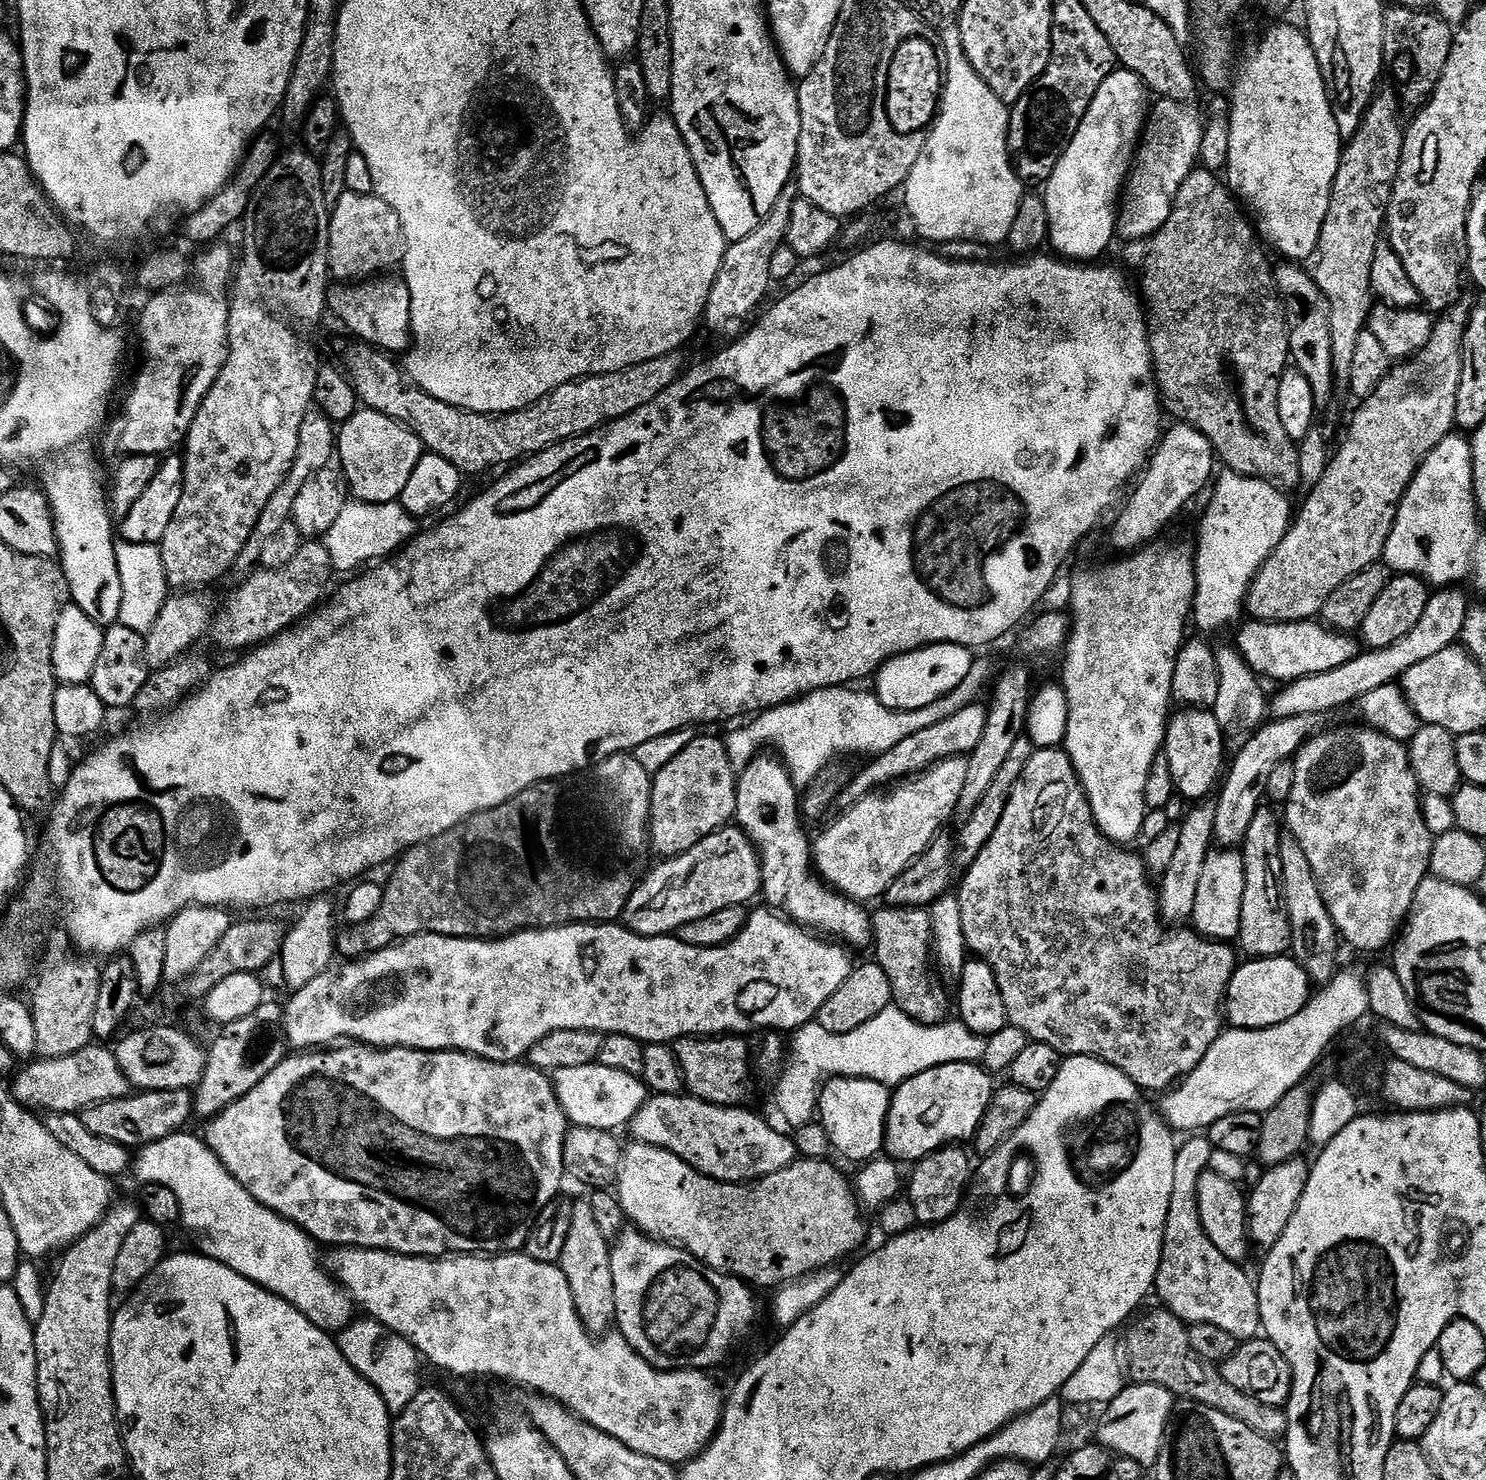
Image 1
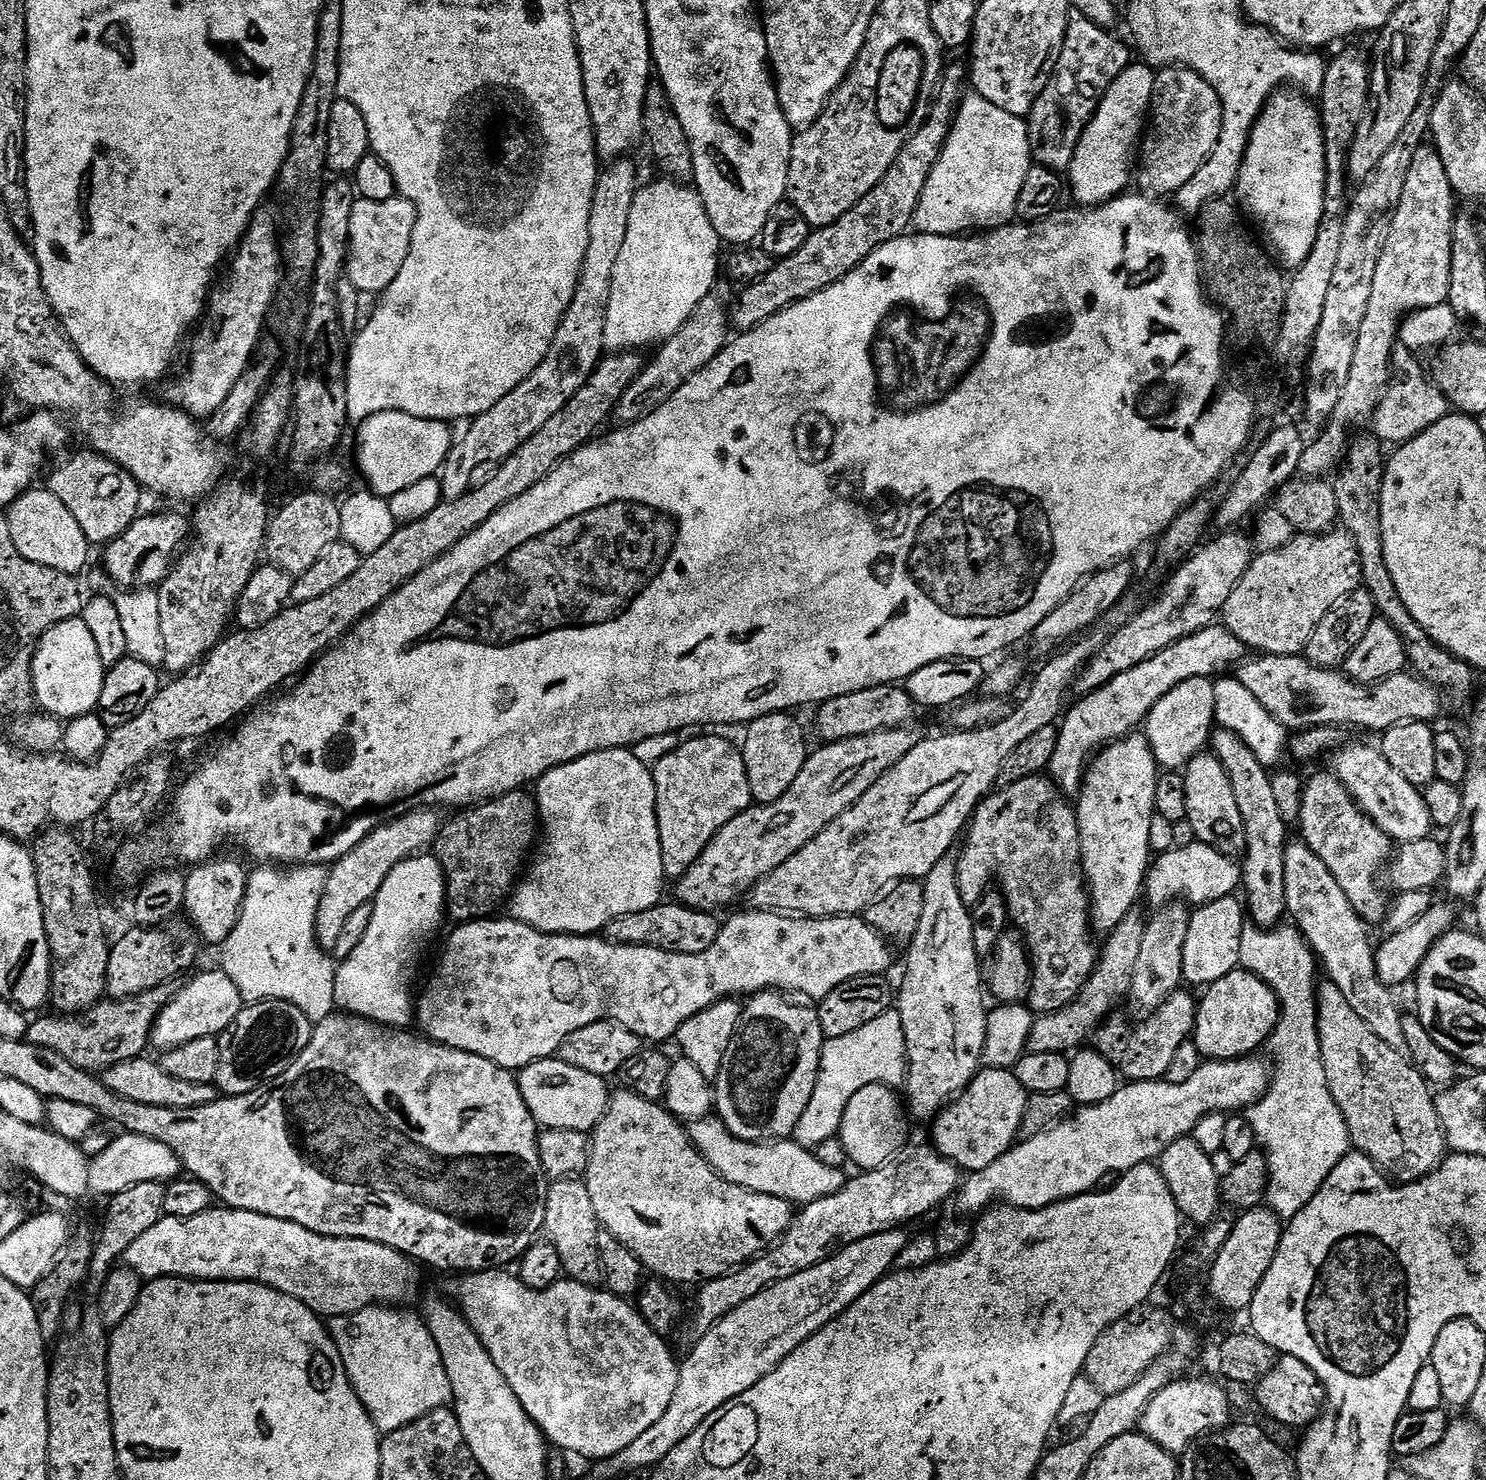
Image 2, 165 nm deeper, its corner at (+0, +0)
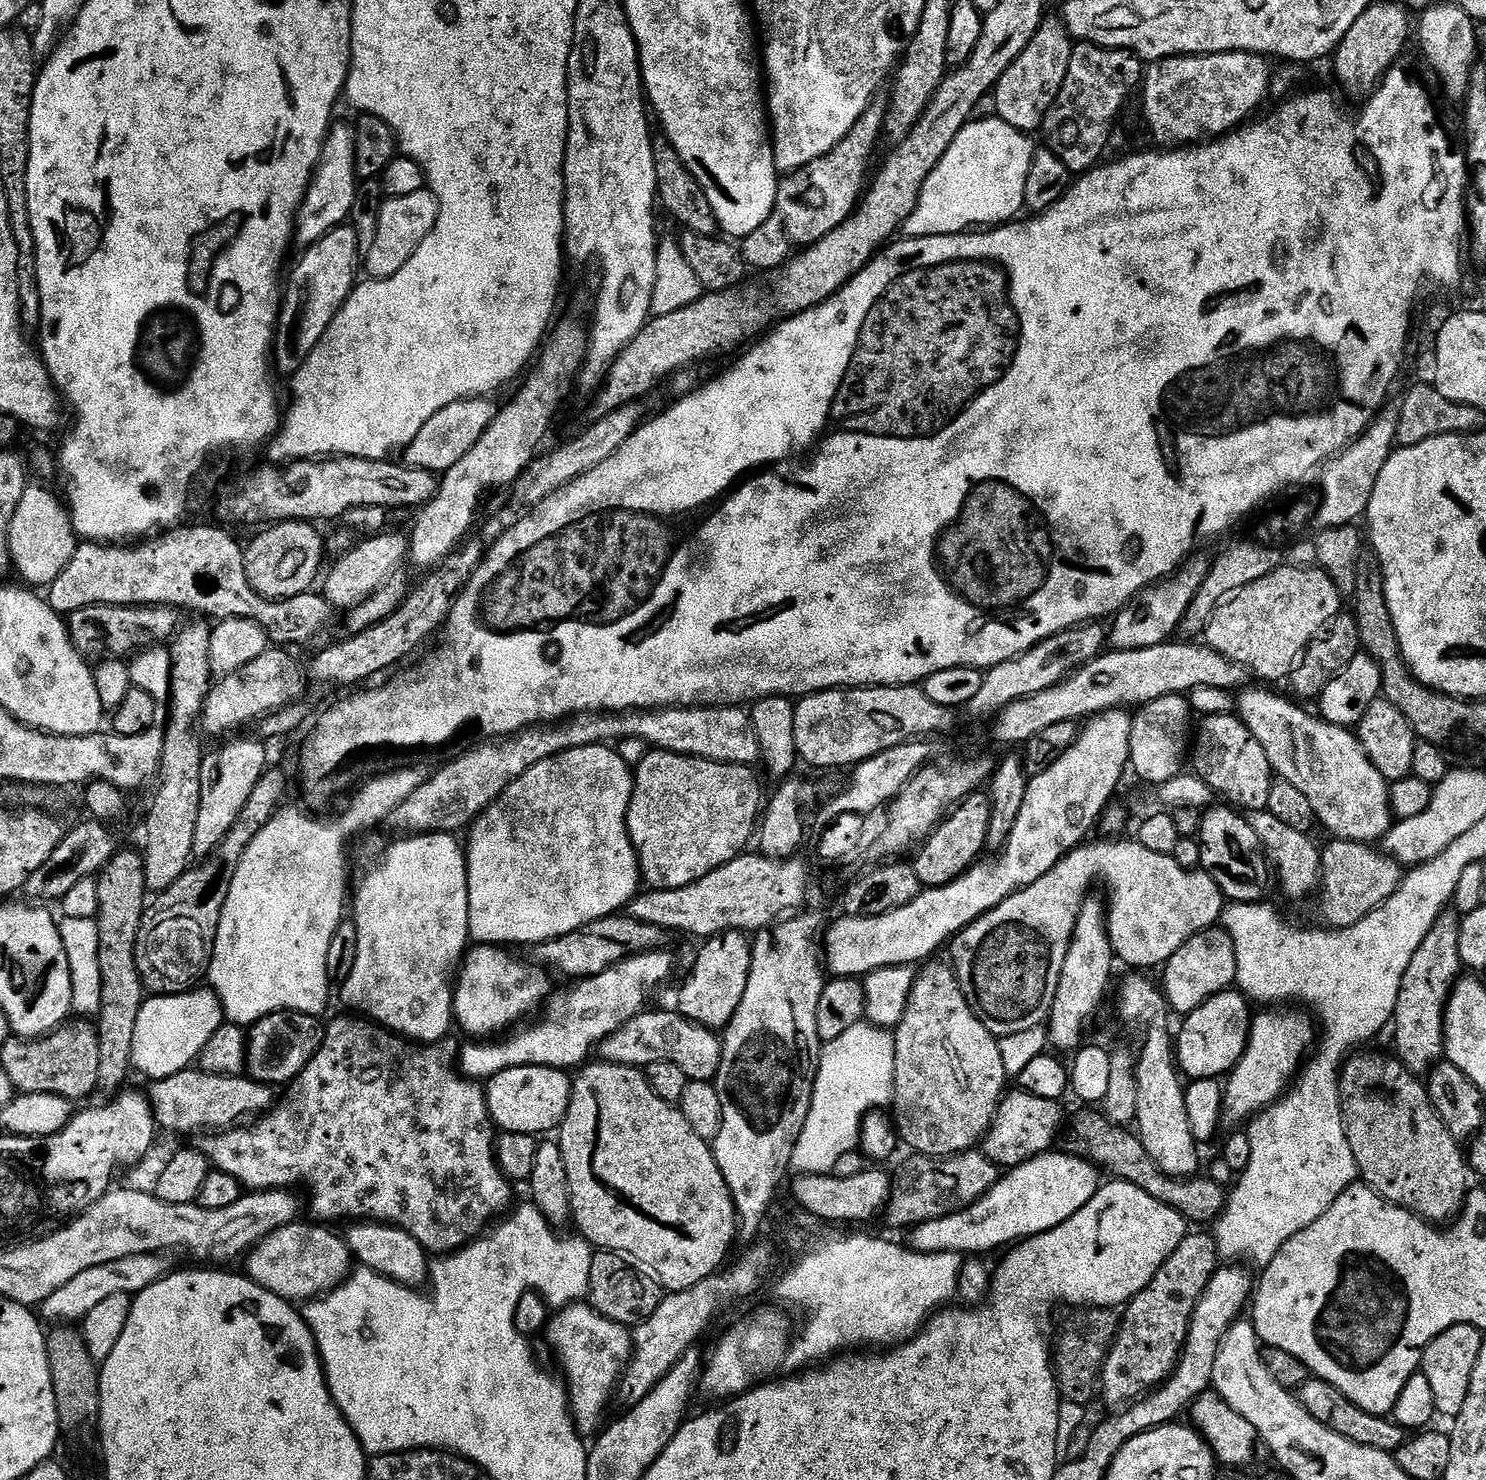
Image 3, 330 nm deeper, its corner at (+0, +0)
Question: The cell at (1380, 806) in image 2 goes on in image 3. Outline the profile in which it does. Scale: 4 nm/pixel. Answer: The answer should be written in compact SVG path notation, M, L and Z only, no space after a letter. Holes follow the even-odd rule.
M1245 687L1235 697L1234 708L1240 721L1250 730L1250 734L1258 738L1258 742L1262 744L1262 750L1266 750L1266 758L1270 758L1273 773L1279 779L1293 784L1310 801L1319 827L1322 826L1326 831L1333 832L1331 835L1335 839L1379 841L1391 830L1394 823L1390 784L1372 765L1370 758L1362 750L1359 739L1347 728L1338 728L1333 724L1325 723L1319 715L1312 713L1311 716L1310 713L1303 712L1300 709L1303 707L1293 702L1287 695L1279 696L1276 692L1266 692L1262 689L1265 687L1256 687L1260 688Z

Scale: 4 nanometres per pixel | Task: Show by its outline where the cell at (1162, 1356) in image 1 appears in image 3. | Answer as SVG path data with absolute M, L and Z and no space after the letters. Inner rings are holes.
M1082 1308L1069 1313L1064 1325L1061 1328L1059 1325L1054 1340L1056 1385L1060 1387L1061 1397L1065 1401L1088 1406L1092 1399L1097 1399L1100 1370L1104 1367L1108 1349L1112 1347L1116 1332L1120 1329L1121 1313L1111 1308Z

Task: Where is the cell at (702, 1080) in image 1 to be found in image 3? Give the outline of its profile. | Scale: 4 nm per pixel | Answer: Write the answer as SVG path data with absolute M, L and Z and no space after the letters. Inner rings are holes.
M723 932L707 937L700 953L692 964L692 973L680 988L678 1011L690 1022L698 1022L713 1030L723 1030L734 1018L742 994L746 994L746 982L750 982L752 965L752 940L742 932Z

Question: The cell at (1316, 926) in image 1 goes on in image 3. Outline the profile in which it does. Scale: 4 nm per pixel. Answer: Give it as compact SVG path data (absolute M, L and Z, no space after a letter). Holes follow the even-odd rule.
M1360 1054L1349 1055L1342 1065L1340 1109L1350 1150L1354 1150L1359 1179L1384 1200L1413 1212L1433 1226L1444 1226L1455 1221L1470 1191L1470 1164L1465 1153L1464 1156L1460 1153L1461 1141L1452 1137L1446 1126L1442 1126L1442 1118L1438 1118L1430 1102L1427 1083L1391 1055L1356 1055Z

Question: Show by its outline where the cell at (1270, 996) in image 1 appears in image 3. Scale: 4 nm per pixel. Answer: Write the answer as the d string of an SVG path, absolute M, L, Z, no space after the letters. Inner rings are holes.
M1229 990L1210 997L1198 1010L1183 1017L1180 1036L1178 1032L1174 1040L1174 1055L1179 1071L1189 1081L1224 1078L1235 1068L1248 1045L1254 1019L1251 1007L1247 996Z

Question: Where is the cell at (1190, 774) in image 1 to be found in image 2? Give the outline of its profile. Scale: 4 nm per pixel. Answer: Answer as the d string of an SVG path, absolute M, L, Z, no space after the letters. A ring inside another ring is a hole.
M1205 750L1183 769L1186 782L1186 814L1190 826L1194 826L1197 841L1233 858L1243 857L1246 850L1246 834L1242 826L1242 814L1234 799L1234 786L1226 774L1226 766L1211 751Z

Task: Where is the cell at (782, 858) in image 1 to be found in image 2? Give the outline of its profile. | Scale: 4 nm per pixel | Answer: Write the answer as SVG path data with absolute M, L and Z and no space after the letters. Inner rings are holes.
M775 712L747 725L748 737L742 743L742 751L746 762L746 778L750 778L752 799L756 804L769 804L782 798L782 794L794 786L794 778L798 778L802 766L808 761L808 740L804 737L803 726L794 717L786 712Z

